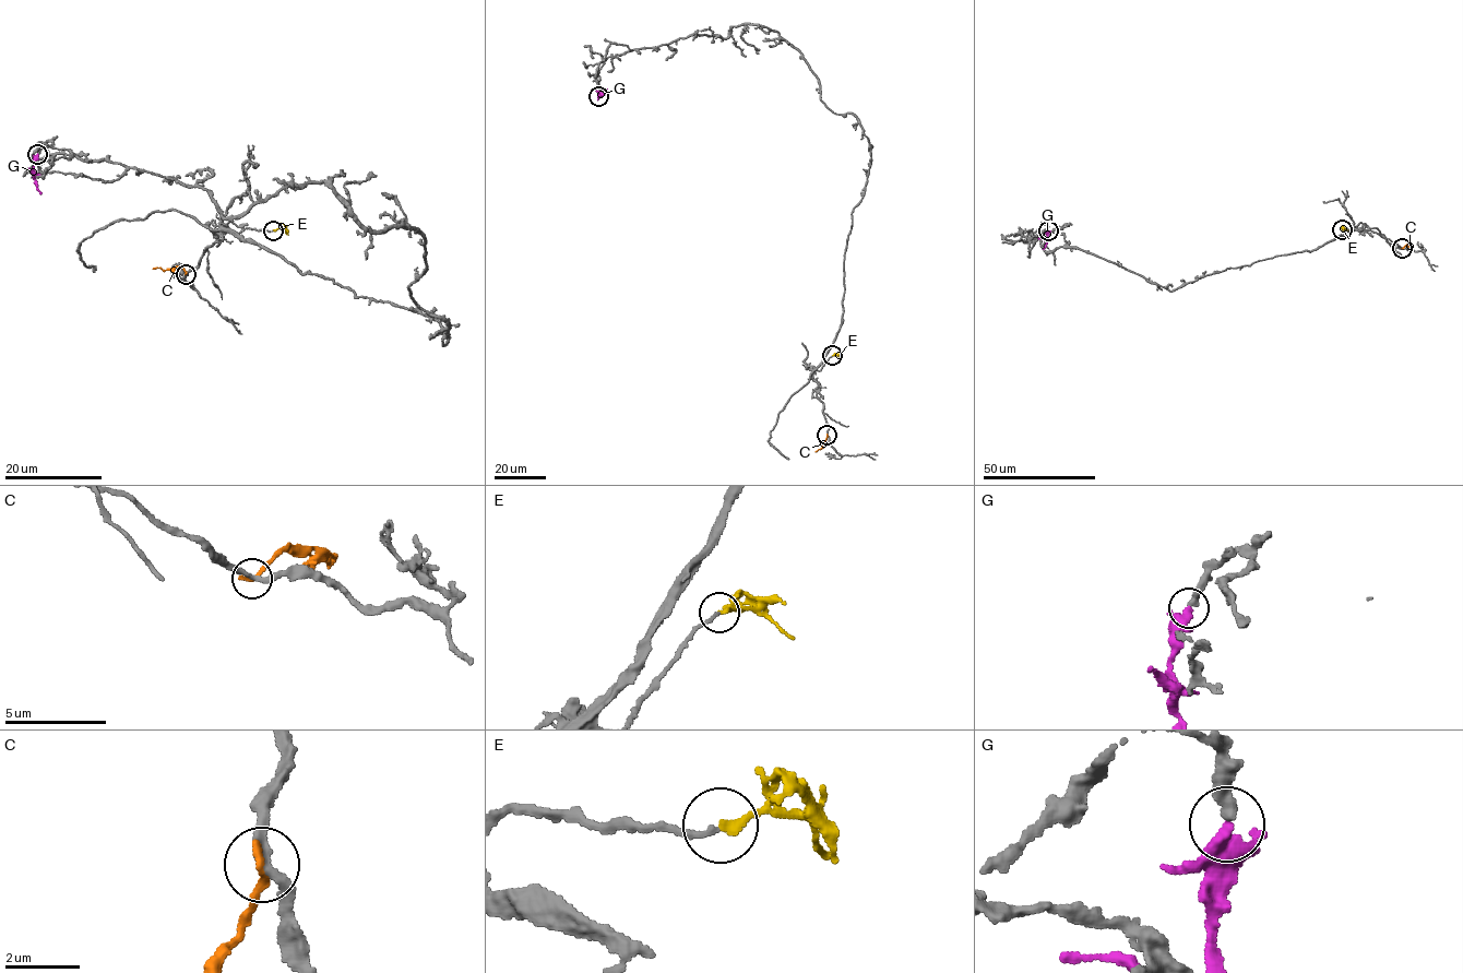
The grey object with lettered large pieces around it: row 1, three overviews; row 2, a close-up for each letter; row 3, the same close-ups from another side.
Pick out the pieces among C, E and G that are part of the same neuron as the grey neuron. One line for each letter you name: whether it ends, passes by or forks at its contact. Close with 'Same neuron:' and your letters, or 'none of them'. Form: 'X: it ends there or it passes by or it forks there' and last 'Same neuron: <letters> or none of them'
E: it ends there
Same neuron: E

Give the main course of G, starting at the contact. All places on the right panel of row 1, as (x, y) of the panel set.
G: (1048, 230), (1043, 249)

